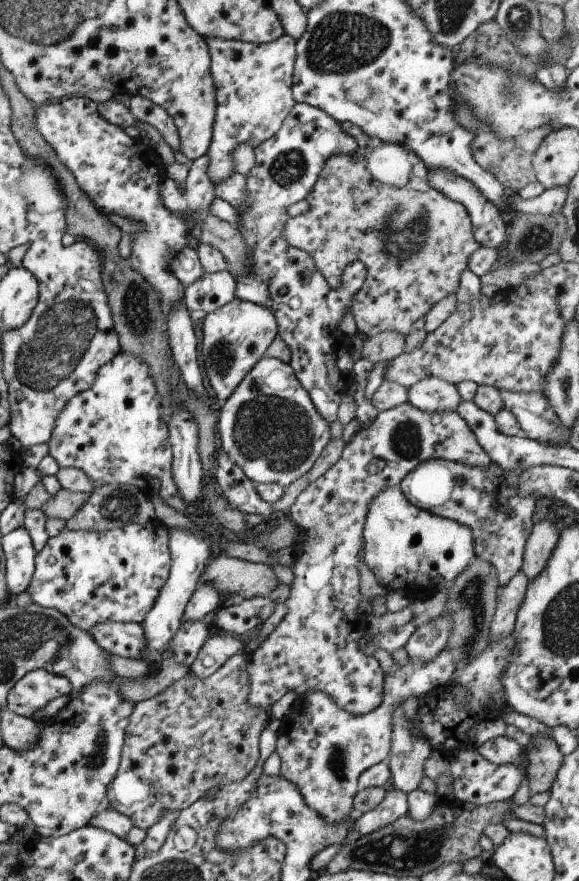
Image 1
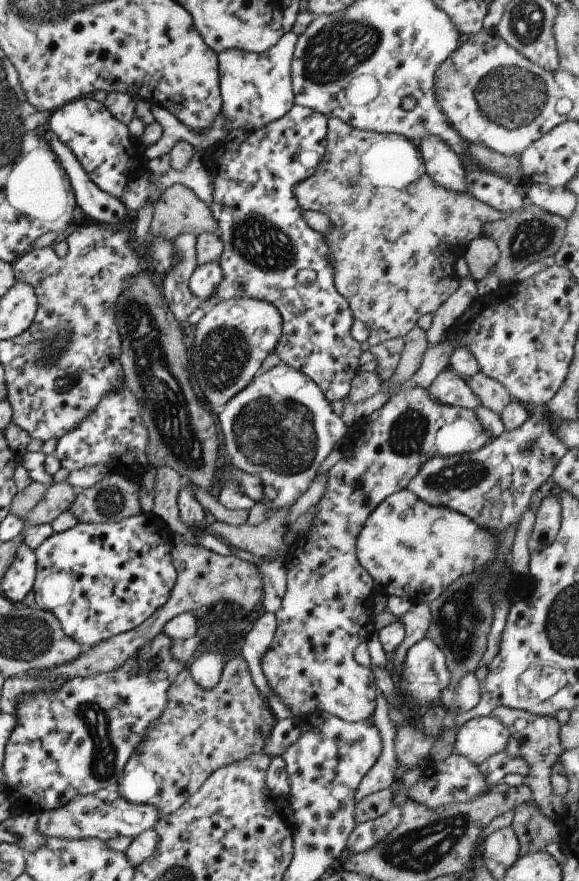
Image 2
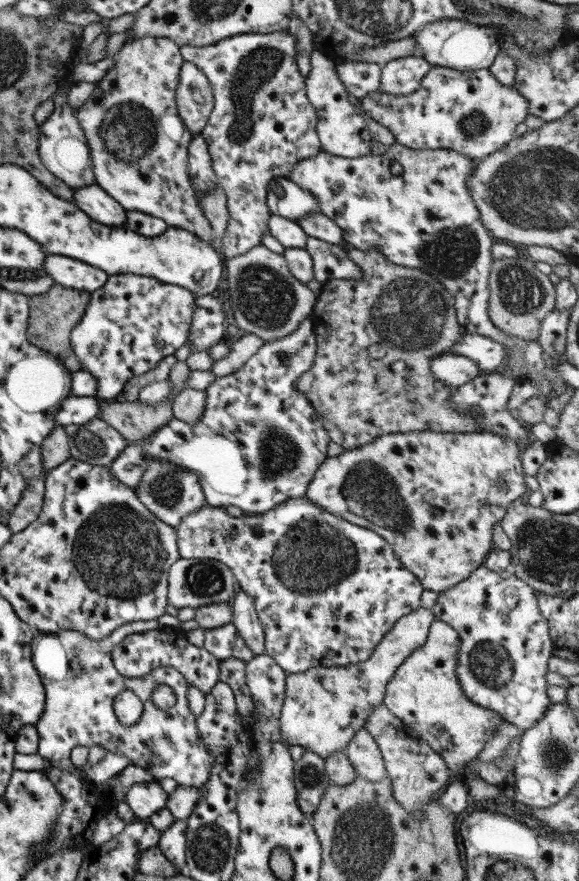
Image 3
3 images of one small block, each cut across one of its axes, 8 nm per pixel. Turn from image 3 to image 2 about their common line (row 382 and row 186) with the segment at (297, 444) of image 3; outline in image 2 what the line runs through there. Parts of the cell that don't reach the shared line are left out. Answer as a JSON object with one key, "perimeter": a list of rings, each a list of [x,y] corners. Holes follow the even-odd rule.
{"perimeter":[[[293,104],[280,118],[264,127],[249,132],[234,151],[224,149],[220,157],[210,157],[210,150],[204,153],[212,182],[210,215],[218,226],[218,237],[222,251],[218,263],[222,279],[216,291],[199,308],[206,311],[219,301],[247,297],[272,304],[282,318],[282,331],[274,351],[280,362],[302,372],[313,381],[322,395],[331,403],[345,400],[350,382],[359,371],[360,344],[349,335],[353,324],[352,312],[344,296],[334,287],[333,265],[328,257],[326,238],[310,228],[305,222],[302,210],[296,203],[294,188],[312,175],[320,163],[326,145],[326,116],[312,108]],[[297,270],[313,270],[313,280],[299,282]]]}

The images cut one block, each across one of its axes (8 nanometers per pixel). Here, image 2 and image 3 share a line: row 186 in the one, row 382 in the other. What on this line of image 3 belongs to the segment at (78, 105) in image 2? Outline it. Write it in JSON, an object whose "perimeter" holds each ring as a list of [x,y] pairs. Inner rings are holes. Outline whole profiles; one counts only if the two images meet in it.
{"perimeter":[[[130,274],[108,275],[106,284],[89,295],[82,317],[71,329],[70,344],[82,369],[91,373],[96,380],[95,397],[110,402],[117,399],[127,379],[151,370],[164,356],[173,355],[185,343],[195,297],[185,288]]]}

